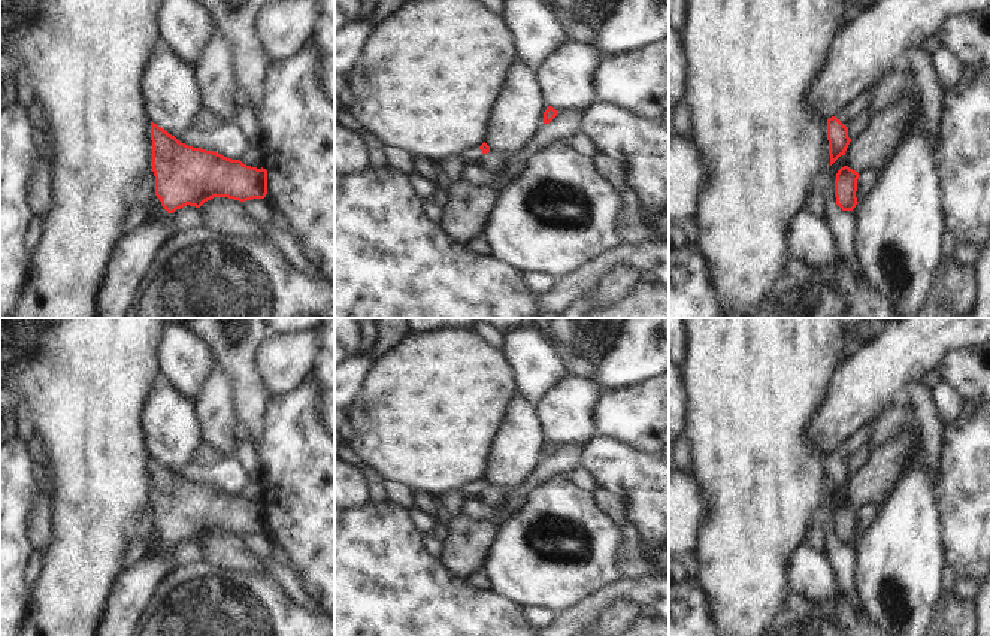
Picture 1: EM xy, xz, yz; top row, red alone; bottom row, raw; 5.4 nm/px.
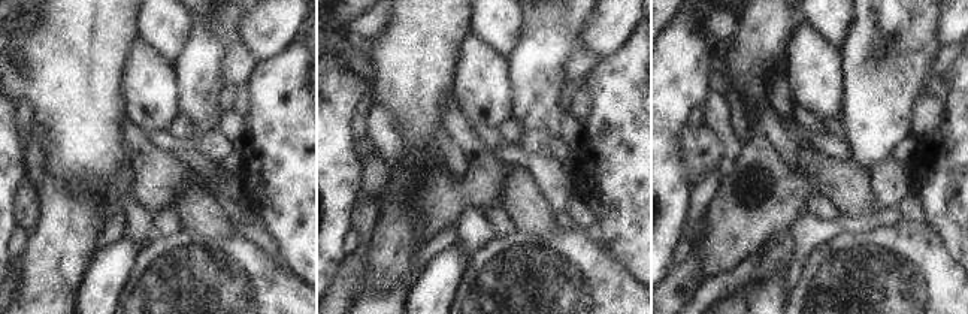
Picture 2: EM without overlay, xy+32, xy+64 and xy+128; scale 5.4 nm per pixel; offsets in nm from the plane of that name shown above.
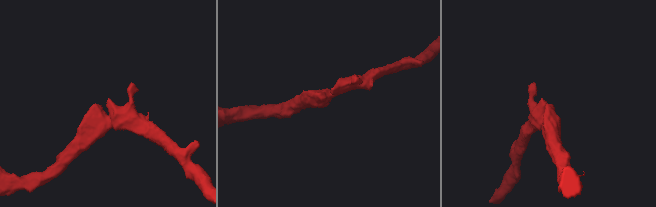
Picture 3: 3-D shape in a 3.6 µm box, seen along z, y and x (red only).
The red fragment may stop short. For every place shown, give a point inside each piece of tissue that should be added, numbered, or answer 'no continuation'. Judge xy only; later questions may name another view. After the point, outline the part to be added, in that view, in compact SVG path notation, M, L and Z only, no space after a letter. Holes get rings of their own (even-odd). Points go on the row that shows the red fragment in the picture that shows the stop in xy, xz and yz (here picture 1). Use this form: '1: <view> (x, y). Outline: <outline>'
no continuation.

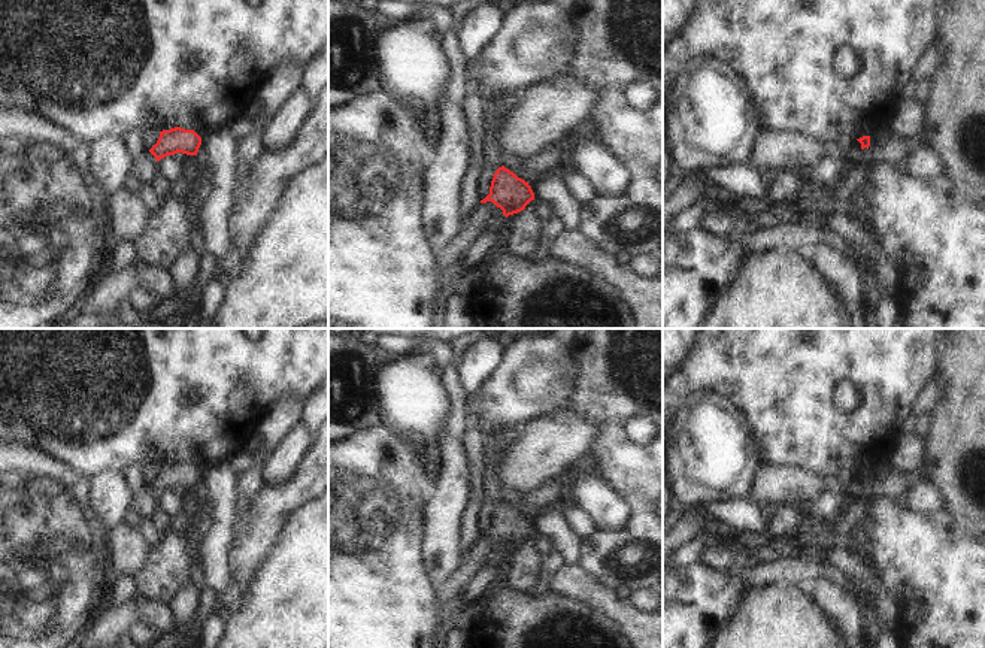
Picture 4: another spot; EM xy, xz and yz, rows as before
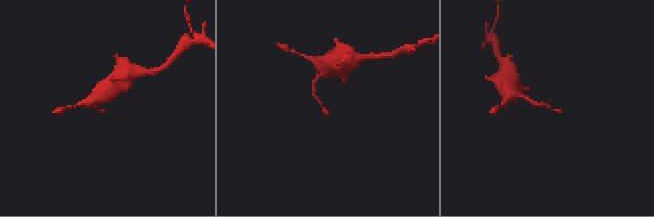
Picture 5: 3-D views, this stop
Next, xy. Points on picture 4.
no continuation.

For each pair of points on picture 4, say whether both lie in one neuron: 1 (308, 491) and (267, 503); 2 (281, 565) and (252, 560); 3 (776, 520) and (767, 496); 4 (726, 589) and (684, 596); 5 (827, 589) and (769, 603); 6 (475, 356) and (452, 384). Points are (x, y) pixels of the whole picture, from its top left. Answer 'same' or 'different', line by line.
1: same
2: different
3: different
4: same
5: different
6: different

